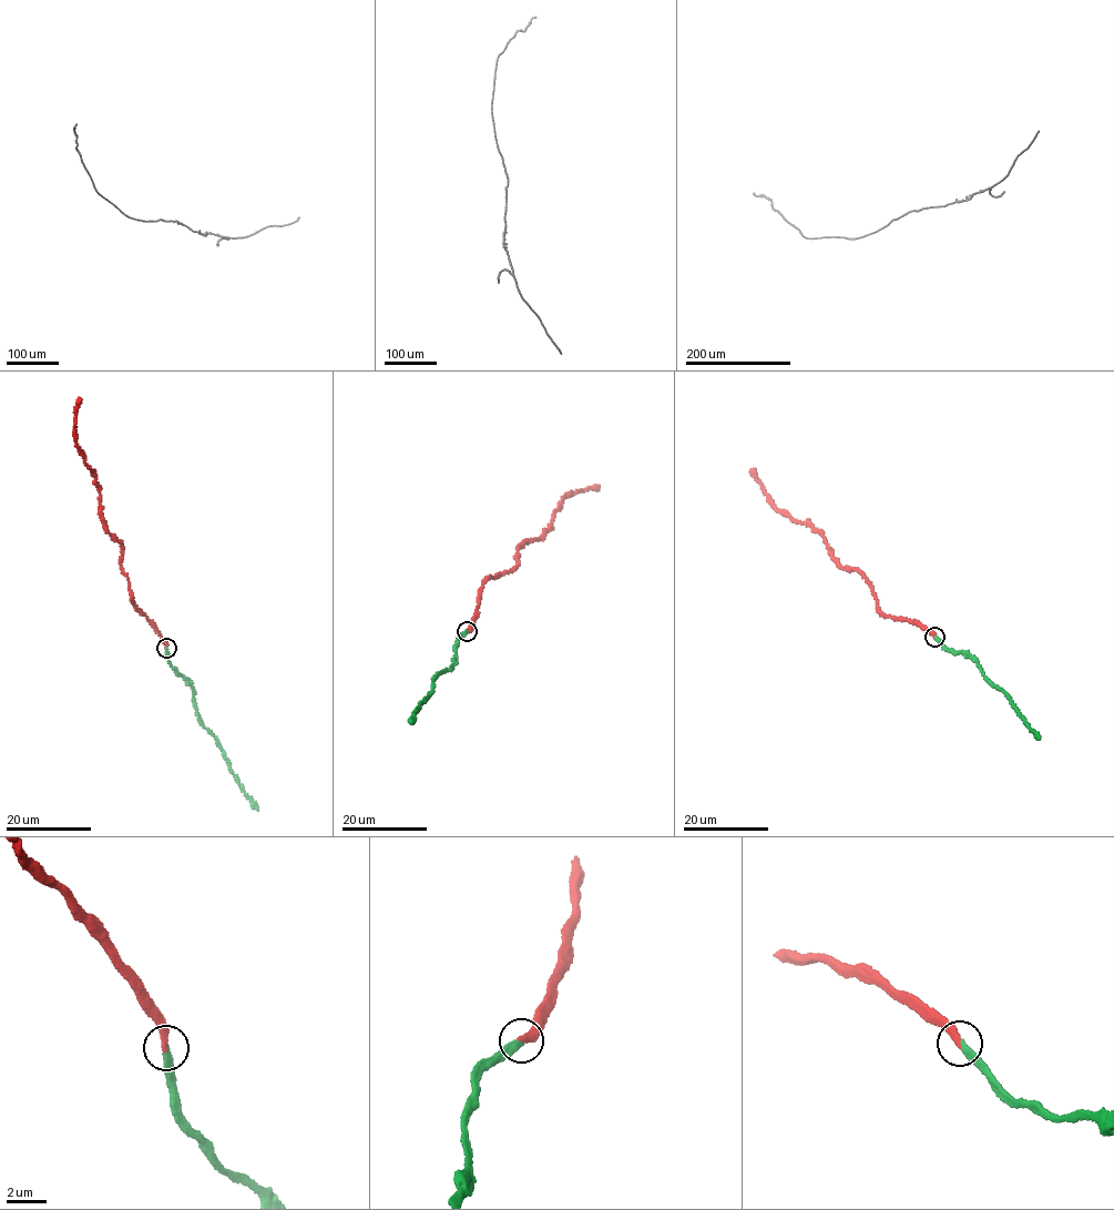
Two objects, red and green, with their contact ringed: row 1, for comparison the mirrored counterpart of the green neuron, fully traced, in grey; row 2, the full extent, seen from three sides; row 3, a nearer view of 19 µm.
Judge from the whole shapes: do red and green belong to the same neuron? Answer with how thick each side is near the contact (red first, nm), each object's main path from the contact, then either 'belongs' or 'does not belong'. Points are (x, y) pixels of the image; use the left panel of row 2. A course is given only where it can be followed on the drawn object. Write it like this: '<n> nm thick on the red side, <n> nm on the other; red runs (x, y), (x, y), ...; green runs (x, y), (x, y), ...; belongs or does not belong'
320 nm thick on the red side, 320 nm on the other; red runs (166, 648), (132, 602), (122, 571), (121, 544), (103, 520), (93, 476), (77, 444), (79, 397); green runs (167, 648), (171, 663), (187, 679), (203, 725), (214, 736), (231, 773), (257, 810); belongs

